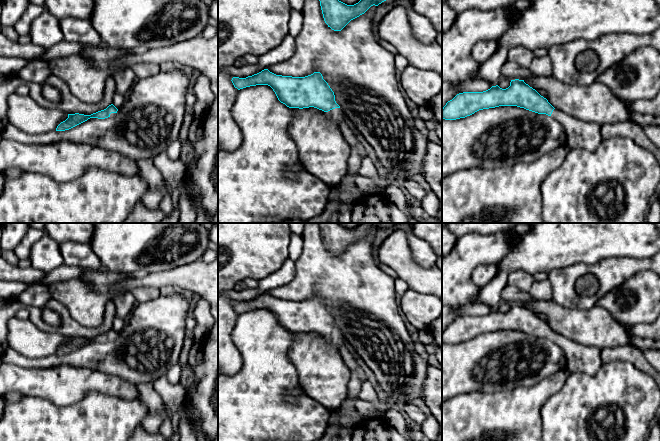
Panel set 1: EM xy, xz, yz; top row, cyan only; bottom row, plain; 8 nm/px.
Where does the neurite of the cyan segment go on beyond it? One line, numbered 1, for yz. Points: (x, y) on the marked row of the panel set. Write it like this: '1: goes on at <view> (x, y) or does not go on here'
1: goes on at yz (580, 134)

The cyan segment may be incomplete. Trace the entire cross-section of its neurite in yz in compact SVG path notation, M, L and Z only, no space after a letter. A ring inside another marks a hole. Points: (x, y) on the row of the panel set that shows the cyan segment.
M519 79L511 80L510 86L506 89L496 85L483 92L457 94L442 108L442 119L465 118L479 110L499 106L517 106L553 117L564 127L566 144L570 149L582 148L595 151L602 142L601 125L580 120L555 109L546 98L524 80Z

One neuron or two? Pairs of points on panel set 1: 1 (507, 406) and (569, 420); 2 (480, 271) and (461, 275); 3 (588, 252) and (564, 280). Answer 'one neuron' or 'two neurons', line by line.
1: two neurons
2: two neurons
3: two neurons

